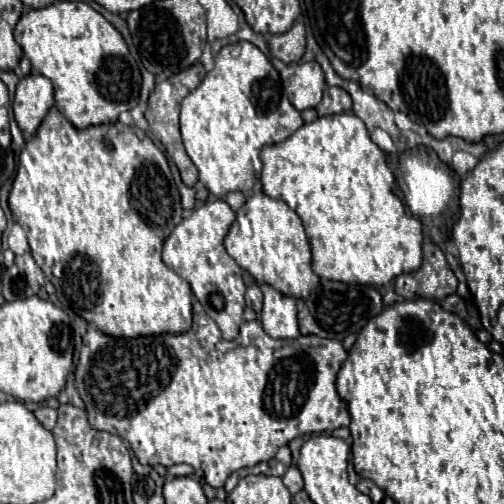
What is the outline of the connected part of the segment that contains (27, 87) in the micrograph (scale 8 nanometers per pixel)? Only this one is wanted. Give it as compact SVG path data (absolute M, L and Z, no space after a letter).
M26 76L16 86L14 96L14 118L20 130L34 136L48 110L54 106L52 82L44 76Z

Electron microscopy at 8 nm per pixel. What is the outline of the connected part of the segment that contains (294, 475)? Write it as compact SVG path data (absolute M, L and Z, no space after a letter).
M292 466L292 468L282 476L282 482L284 482L284 486L290 490L290 494L300 492L300 490L302 490L302 486L304 486L302 474L300 474L300 470L298 470L296 466Z

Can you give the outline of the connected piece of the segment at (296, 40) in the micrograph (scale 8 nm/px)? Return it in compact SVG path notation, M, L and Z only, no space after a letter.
M296 22L288 32L272 34L268 38L268 48L270 48L272 56L282 60L284 64L298 62L304 56L304 50L306 50L304 26L300 22Z

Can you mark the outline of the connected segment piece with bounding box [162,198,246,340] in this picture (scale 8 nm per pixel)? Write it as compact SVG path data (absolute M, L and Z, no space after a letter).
M224 200L206 202L172 230L162 250L164 264L190 284L204 312L218 324L224 340L234 340L238 336L245 309L246 286L242 282L242 270L224 248L224 238L234 220L236 214Z

